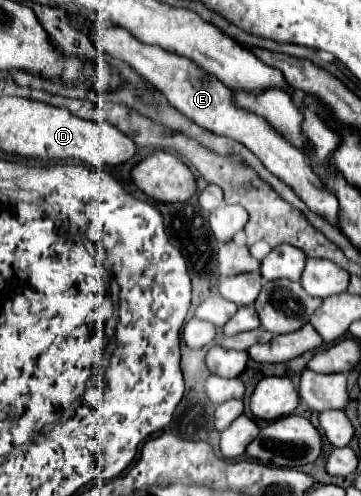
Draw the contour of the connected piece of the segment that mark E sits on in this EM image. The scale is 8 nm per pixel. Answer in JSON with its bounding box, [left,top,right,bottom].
[94,22,338,226]

